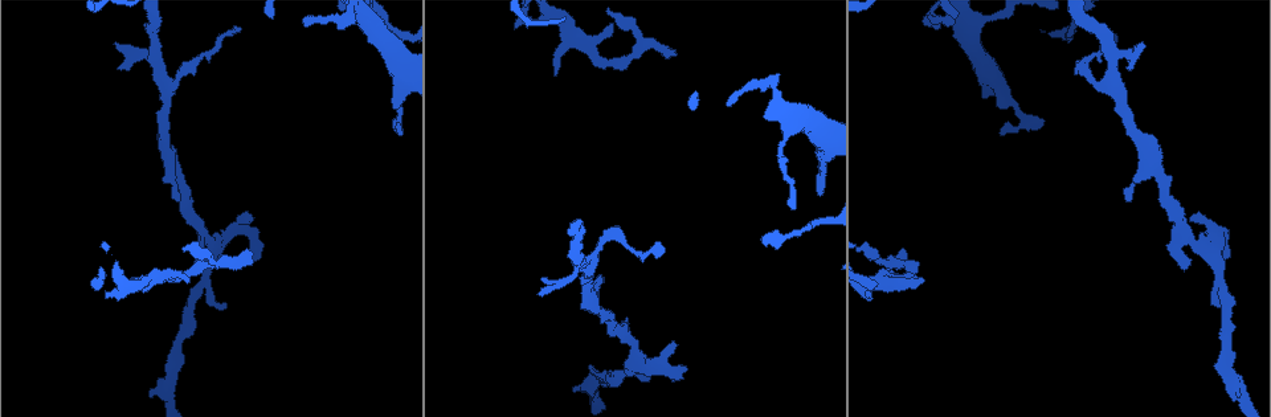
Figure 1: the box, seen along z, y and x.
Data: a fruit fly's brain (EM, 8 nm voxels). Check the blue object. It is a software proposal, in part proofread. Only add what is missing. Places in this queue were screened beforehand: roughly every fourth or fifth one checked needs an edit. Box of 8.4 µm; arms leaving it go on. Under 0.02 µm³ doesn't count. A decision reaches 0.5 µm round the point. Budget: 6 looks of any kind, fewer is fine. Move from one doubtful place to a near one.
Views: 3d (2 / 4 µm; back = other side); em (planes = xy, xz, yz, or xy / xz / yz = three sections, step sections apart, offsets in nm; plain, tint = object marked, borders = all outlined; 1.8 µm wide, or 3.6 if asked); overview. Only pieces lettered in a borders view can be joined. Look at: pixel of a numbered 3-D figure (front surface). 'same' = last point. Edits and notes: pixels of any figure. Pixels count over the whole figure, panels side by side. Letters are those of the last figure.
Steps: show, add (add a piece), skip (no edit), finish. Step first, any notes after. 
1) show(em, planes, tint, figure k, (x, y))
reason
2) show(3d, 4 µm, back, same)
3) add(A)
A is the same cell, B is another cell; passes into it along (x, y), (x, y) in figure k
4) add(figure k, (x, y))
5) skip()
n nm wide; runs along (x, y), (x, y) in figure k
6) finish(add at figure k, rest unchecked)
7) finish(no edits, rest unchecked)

show(3d, 4 µm, figure 1, (905, 254))
an open end

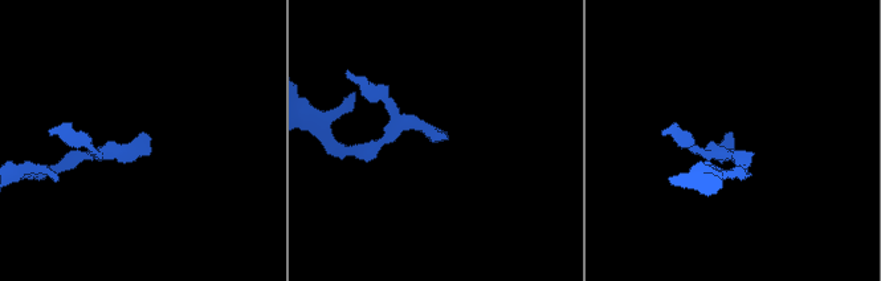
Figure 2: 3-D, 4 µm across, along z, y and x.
show(em, planes, borders, figure 2, (733, 139))

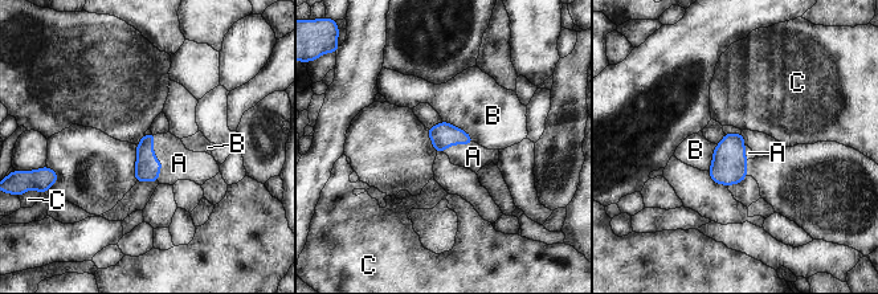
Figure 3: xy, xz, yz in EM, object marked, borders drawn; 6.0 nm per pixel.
add(A)
A touches over 280 nm; A is the same cell, B and C are other cells; it goes on there

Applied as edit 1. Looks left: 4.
show(overview)
see it whole again

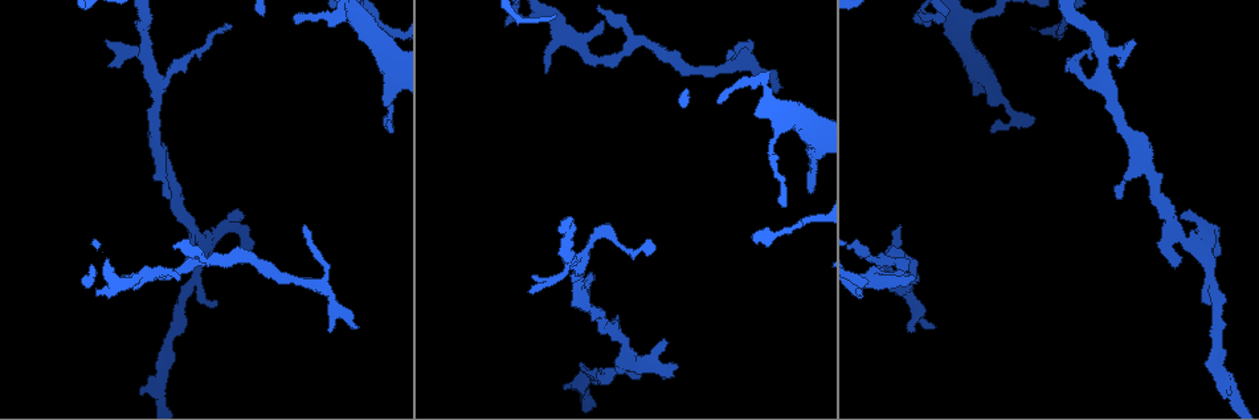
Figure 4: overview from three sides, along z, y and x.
show(em, yz, step 16, tint, figure 4, (390, 130))
tapers out

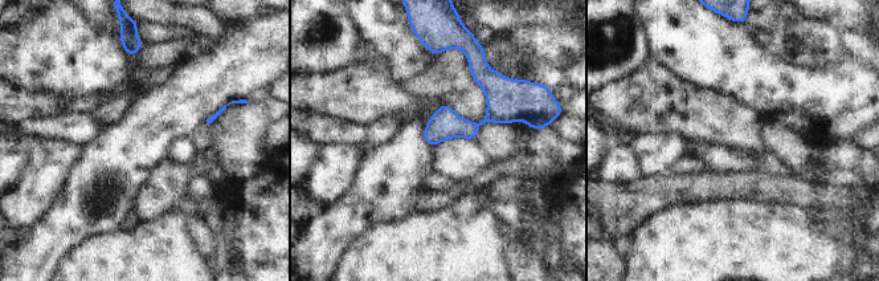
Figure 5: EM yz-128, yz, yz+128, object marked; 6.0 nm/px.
show(em, yz, step 16, borders, same)

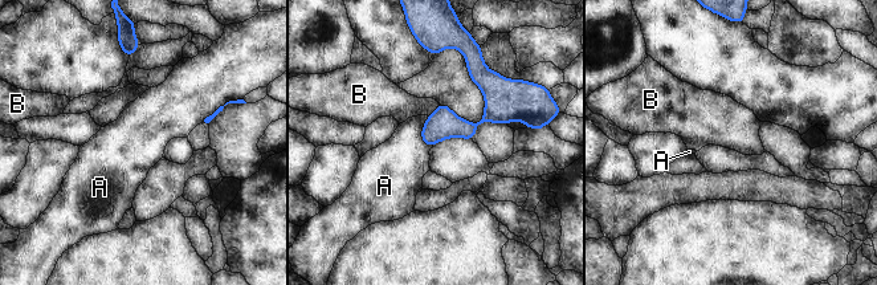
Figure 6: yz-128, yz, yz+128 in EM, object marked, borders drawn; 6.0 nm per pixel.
skip()
180 nm wide; A and B are other cells; runs along (510, 112), (424, 134) in figure 6; no lettered piece goes on from it

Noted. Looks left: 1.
finish(add at figure 3, rest unchecked)

